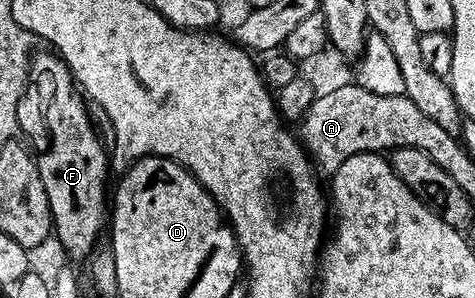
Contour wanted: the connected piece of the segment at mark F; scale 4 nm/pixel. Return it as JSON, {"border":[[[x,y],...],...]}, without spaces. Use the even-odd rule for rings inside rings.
{"border":[[[50,50],[32,54],[31,75],[47,75],[52,83],[51,96],[47,99],[47,131],[51,134],[51,144],[47,152],[38,156],[39,172],[41,173],[41,185],[45,185],[45,197],[49,197],[49,209],[51,210],[51,226],[53,235],[59,239],[63,251],[68,260],[86,260],[100,242],[99,234],[104,234],[105,224],[109,219],[109,187],[107,191],[107,177],[109,178],[108,156],[109,151],[103,148],[95,127],[91,124],[91,115],[87,112],[88,100],[79,90],[71,70],[63,64],[63,60]]]}

